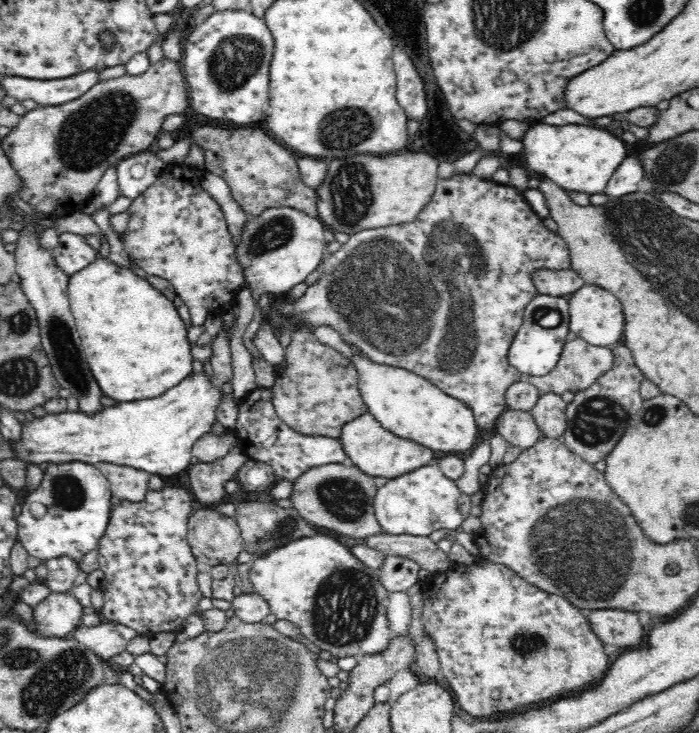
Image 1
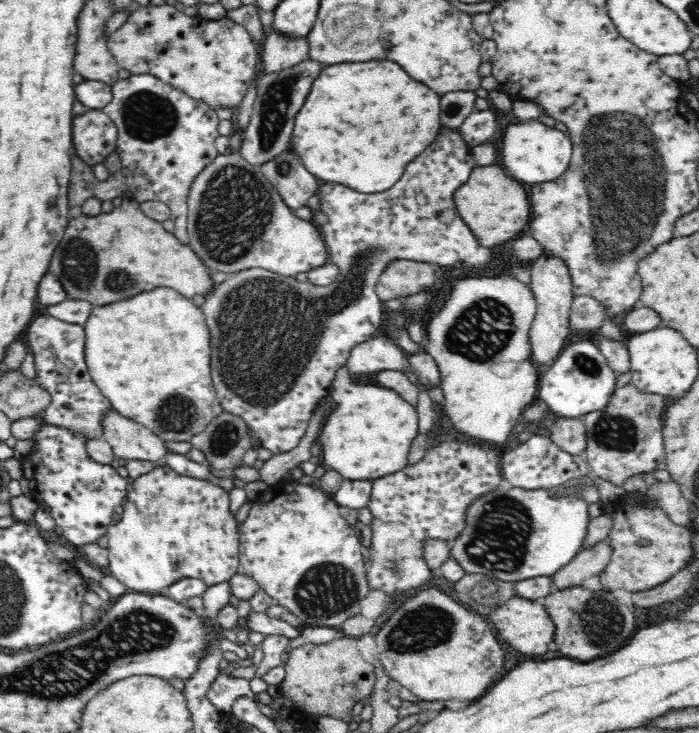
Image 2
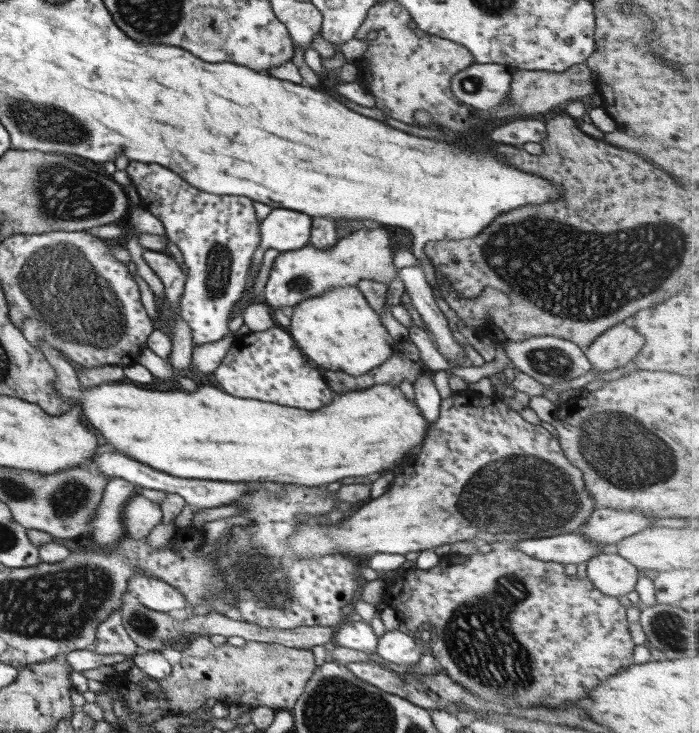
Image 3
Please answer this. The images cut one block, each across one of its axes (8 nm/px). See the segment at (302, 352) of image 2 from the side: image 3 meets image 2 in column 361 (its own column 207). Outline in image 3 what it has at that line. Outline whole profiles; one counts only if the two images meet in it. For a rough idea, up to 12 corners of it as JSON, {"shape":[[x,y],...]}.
{"shape":[[158,164],[125,169],[178,246],[193,346],[229,336],[260,222]]}

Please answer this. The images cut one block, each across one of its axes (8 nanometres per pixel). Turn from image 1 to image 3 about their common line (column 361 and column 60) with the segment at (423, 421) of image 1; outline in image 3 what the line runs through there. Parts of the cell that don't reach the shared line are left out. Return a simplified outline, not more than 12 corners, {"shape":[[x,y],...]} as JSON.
{"shape":[[136,384],[56,391],[180,479],[327,485],[388,470],[428,420],[400,386],[316,411]]}

